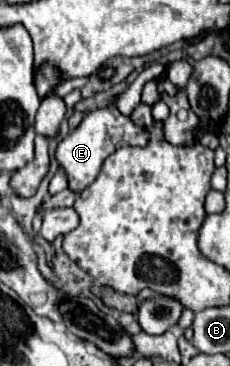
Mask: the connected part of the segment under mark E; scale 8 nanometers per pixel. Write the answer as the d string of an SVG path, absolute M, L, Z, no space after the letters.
M107 105L103 109L89 111L83 117L83 121L79 123L79 127L75 131L71 131L59 143L55 157L69 177L69 189L83 191L87 185L91 185L97 179L101 165L103 165L105 157L109 157L109 153L113 153L119 147L127 147L127 145L143 147L143 145L147 145L147 141L149 141L149 133L143 127L135 125L131 121L131 117L123 115L115 105Z

